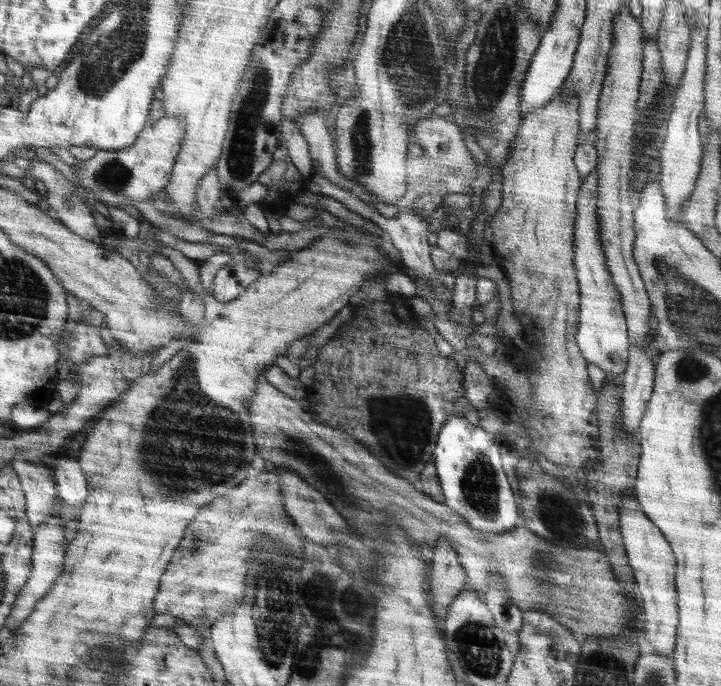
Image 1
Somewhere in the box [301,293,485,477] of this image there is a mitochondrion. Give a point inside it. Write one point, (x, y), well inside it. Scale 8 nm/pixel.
(410, 428)

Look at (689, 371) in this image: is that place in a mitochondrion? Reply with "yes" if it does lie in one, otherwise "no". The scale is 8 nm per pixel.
yes

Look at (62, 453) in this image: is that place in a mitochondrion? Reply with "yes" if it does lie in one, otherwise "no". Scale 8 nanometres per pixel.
no

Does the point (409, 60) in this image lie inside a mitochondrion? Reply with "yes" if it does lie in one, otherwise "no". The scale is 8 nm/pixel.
yes

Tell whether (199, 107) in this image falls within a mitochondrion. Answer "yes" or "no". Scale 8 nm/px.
no

